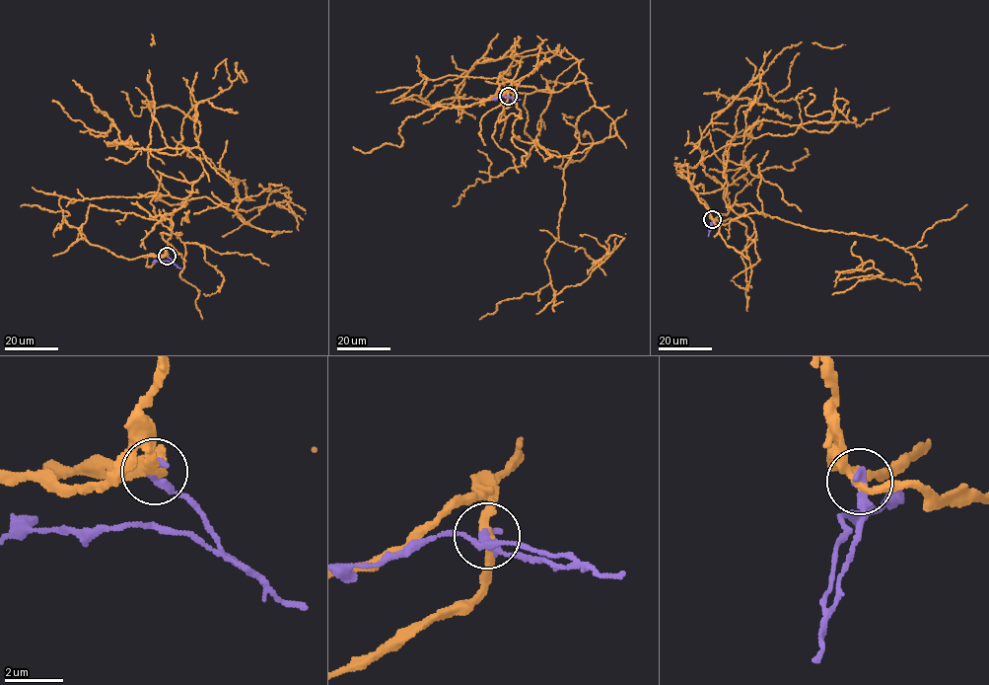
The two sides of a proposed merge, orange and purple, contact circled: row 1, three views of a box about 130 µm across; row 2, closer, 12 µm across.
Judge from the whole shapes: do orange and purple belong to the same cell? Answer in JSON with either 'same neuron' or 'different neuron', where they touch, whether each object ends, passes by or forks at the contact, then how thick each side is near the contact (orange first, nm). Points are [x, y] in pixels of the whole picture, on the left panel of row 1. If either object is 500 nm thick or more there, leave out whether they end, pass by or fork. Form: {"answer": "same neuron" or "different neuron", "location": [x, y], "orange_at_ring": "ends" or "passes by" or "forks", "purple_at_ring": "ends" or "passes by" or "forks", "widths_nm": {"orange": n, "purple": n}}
{"answer": "different neuron", "location": [167, 256], "orange_at_ring": "passes by", "purple_at_ring": "ends", "widths_nm": {"orange": 240, "purple": 400}}

